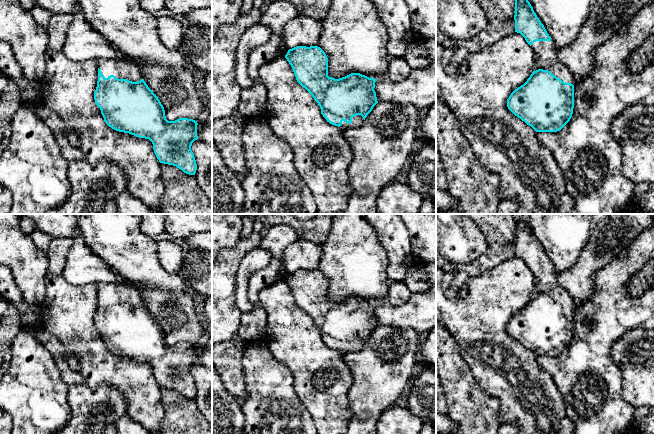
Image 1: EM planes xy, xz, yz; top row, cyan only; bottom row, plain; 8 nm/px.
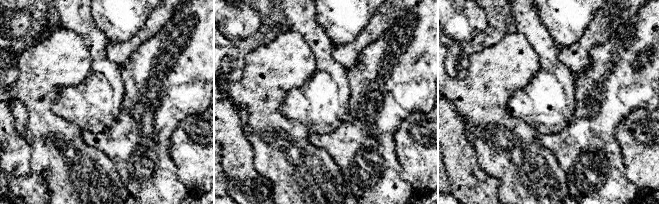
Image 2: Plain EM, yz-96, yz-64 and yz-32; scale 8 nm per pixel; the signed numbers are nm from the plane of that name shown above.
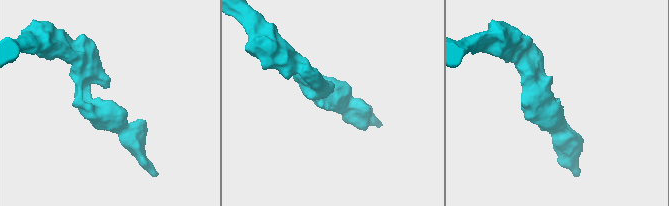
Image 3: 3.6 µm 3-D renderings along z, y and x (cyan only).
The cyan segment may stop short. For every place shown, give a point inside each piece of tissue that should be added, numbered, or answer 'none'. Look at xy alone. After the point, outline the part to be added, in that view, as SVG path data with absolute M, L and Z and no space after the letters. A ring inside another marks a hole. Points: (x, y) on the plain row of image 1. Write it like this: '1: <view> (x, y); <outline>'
1: xy (124, 292); M125 280L114 284L101 282L96 285L105 302L114 299L118 303L127 303L132 306L143 303L139 288Z

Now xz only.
1: xz (358, 344); M361 339L354 340L352 342L352 347L346 347L345 345L342 345L342 349L340 350L340 353L345 354L350 351L359 351L364 348L364 343Z

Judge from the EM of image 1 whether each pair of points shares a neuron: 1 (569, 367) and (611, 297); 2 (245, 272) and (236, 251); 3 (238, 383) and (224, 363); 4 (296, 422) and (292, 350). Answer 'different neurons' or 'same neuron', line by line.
1: same neuron
2: different neurons
3: same neuron
4: different neurons

